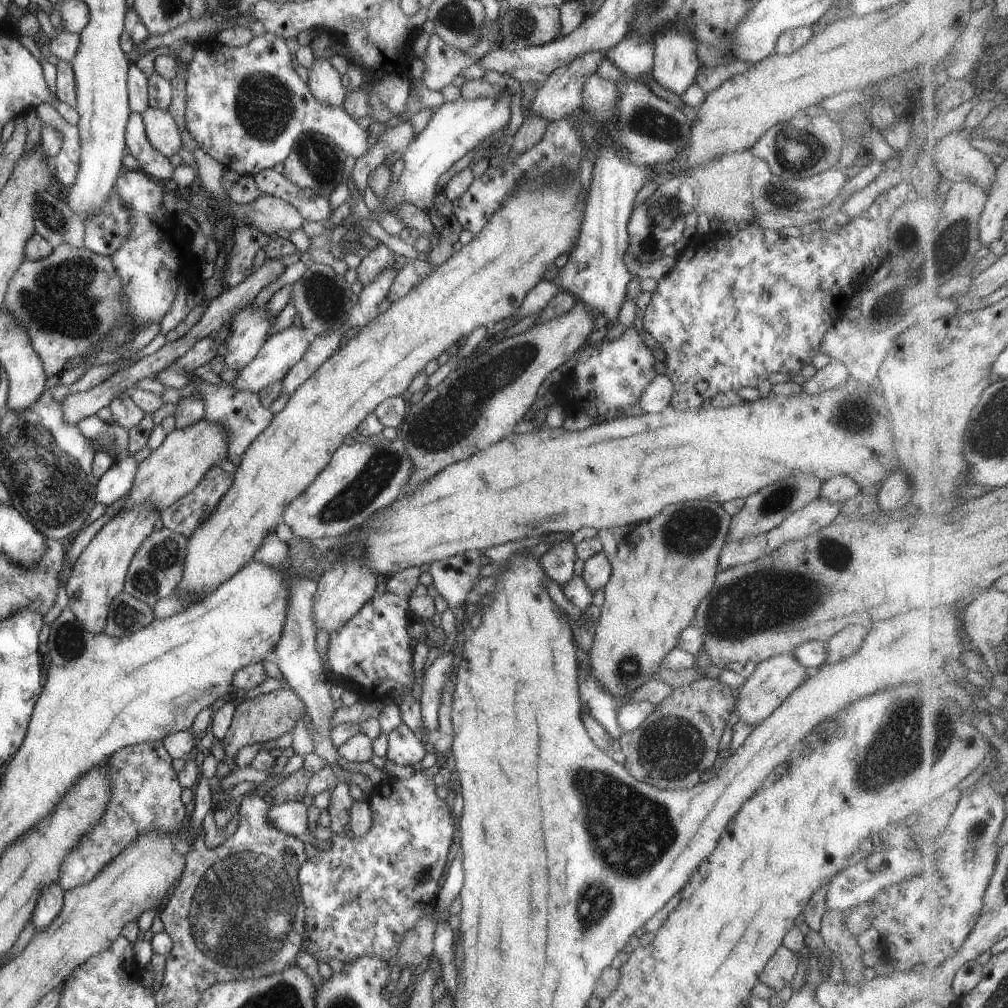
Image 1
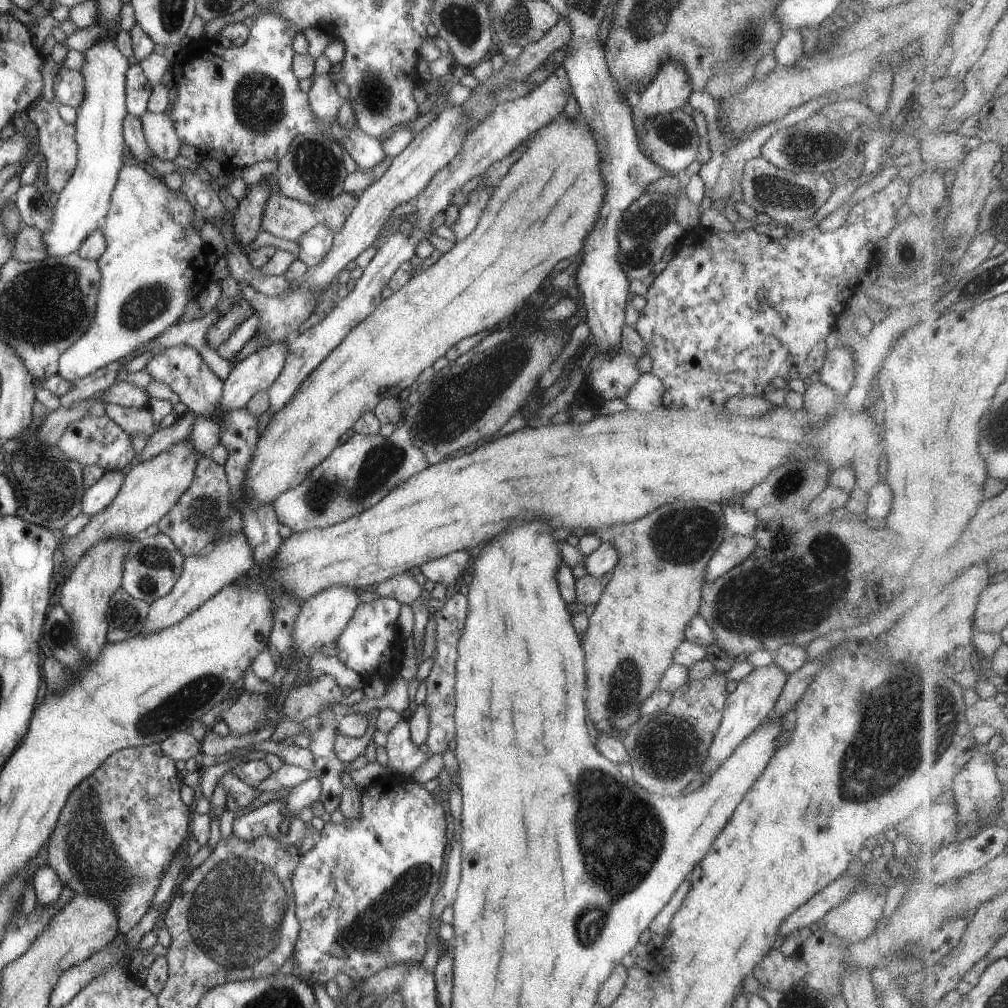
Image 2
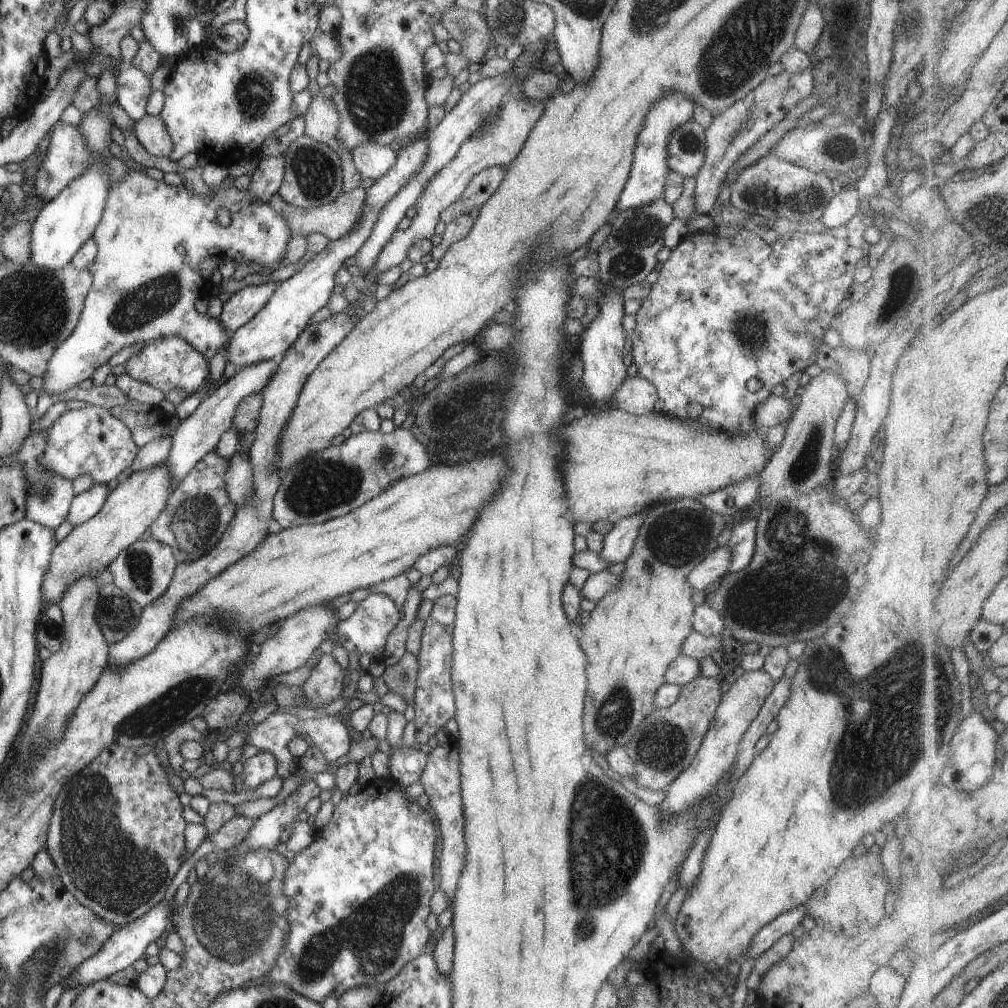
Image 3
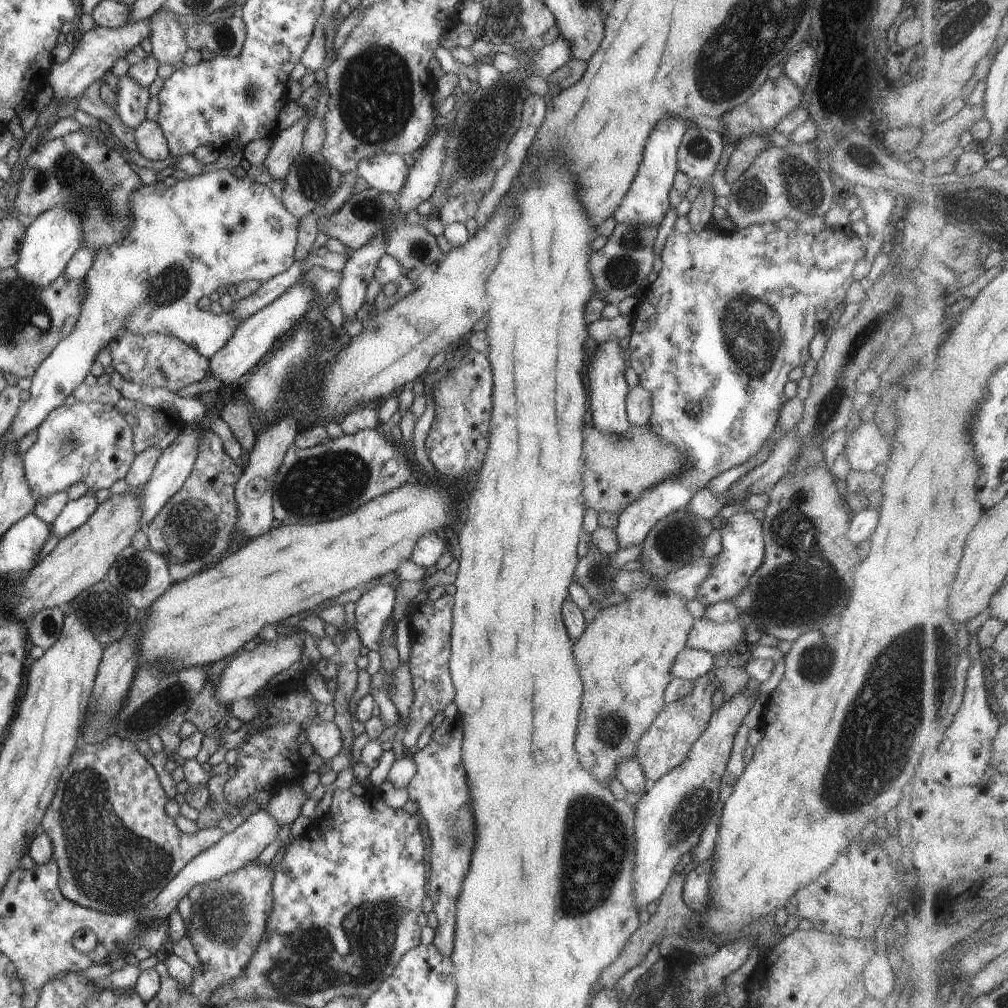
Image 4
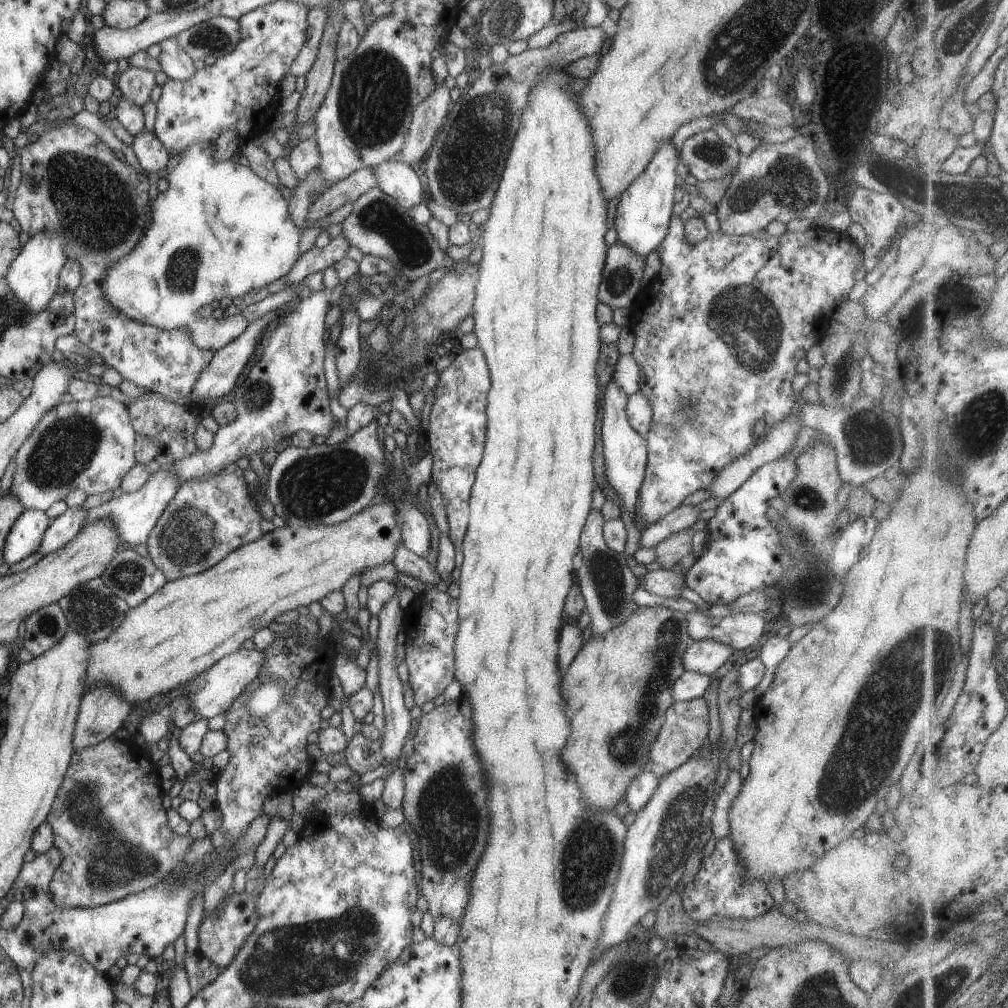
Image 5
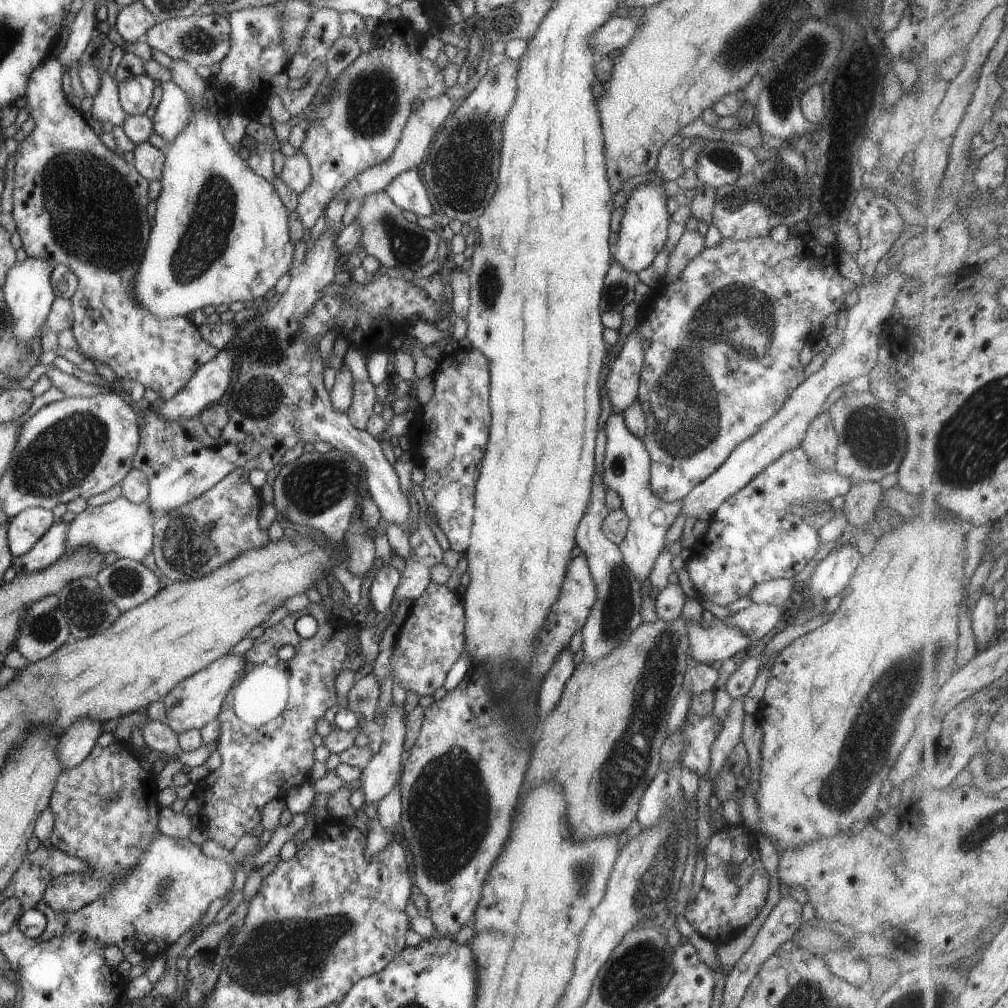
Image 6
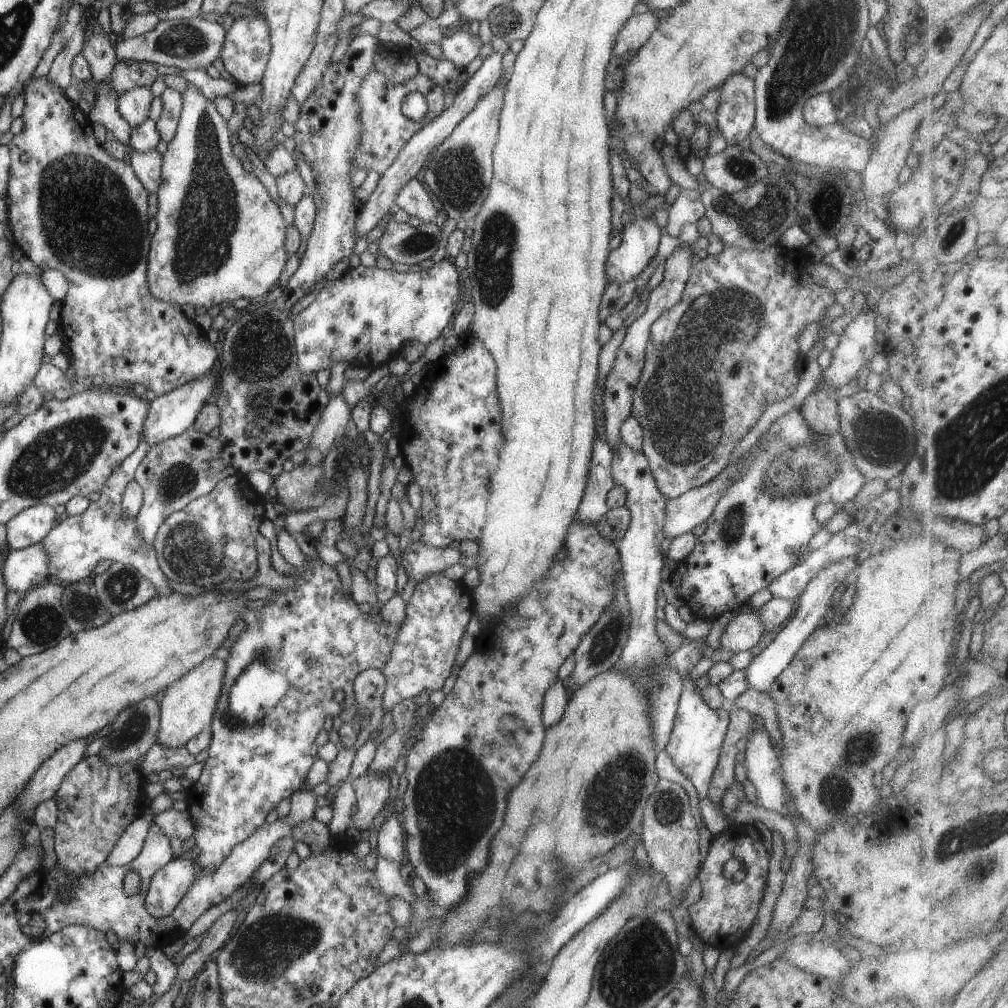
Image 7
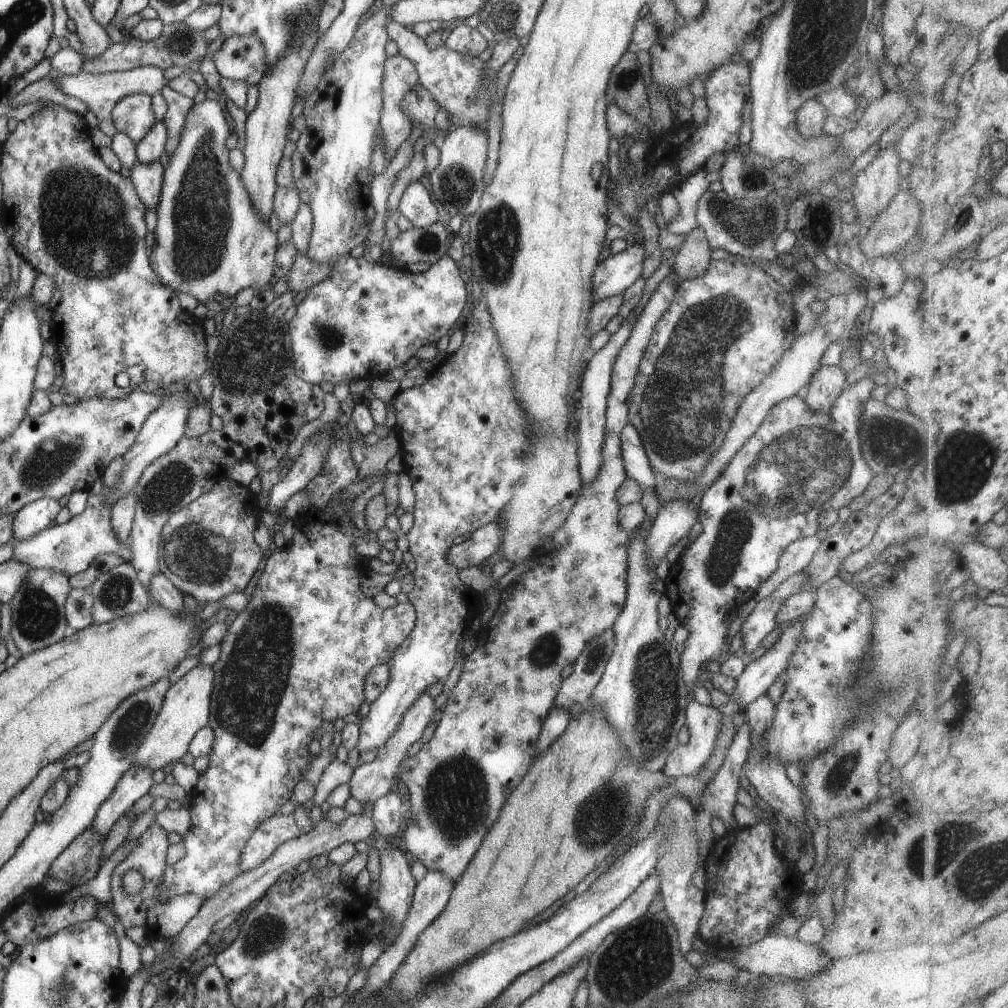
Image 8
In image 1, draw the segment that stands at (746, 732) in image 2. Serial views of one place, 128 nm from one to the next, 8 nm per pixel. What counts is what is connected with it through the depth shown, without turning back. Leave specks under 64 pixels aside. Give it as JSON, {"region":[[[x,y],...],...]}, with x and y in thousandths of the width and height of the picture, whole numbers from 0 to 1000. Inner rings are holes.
{"region":[[[785,648],[768,650],[756,657],[745,670],[740,671],[739,678],[733,683],[733,689],[729,698],[733,712],[740,718],[753,719],[761,710],[788,687],[803,671],[803,665],[796,661]]]}

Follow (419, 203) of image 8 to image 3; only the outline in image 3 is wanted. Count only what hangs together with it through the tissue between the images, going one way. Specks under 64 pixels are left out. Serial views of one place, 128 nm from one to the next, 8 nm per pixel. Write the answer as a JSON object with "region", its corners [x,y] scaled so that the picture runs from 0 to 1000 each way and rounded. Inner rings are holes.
{"region":[[[359,142],[348,149],[350,160],[360,177],[377,177],[393,159],[394,153],[387,144]]]}

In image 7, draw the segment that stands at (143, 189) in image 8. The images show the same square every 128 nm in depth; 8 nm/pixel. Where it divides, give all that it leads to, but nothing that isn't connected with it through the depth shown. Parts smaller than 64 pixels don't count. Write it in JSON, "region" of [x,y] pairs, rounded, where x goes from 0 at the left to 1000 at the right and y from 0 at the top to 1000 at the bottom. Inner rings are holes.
{"region":[[[154,147],[142,152],[132,150],[129,163],[143,187],[148,191],[156,190],[160,180],[161,153]]]}

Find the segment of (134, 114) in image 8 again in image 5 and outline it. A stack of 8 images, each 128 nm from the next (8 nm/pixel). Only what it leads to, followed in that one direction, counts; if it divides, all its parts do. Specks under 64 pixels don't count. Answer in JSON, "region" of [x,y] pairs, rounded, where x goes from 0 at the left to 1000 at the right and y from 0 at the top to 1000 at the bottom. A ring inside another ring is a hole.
{"region":[[[129,66],[114,78],[121,98],[140,106],[148,99],[149,91],[154,84],[154,71],[139,66]]]}

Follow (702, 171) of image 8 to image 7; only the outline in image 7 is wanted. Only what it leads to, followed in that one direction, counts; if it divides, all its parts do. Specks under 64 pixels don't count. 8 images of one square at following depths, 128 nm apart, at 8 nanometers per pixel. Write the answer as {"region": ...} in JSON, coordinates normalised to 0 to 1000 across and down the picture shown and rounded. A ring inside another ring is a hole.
{"region":[[[677,188],[670,200],[664,206],[662,223],[659,232],[673,236],[679,222],[690,221],[699,213],[699,204],[695,197],[694,189]]]}

